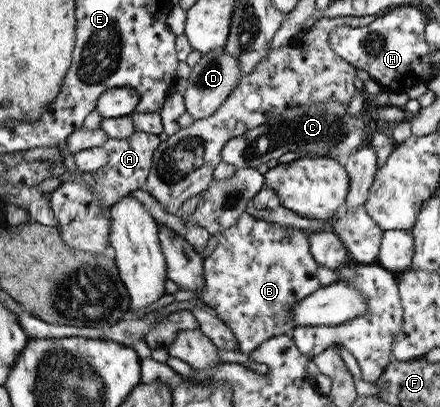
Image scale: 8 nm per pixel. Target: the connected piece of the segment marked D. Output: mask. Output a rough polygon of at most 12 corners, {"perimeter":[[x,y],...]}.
{"perimeter":[[203,53],[183,99],[193,120],[211,116],[239,85],[239,59]]}

